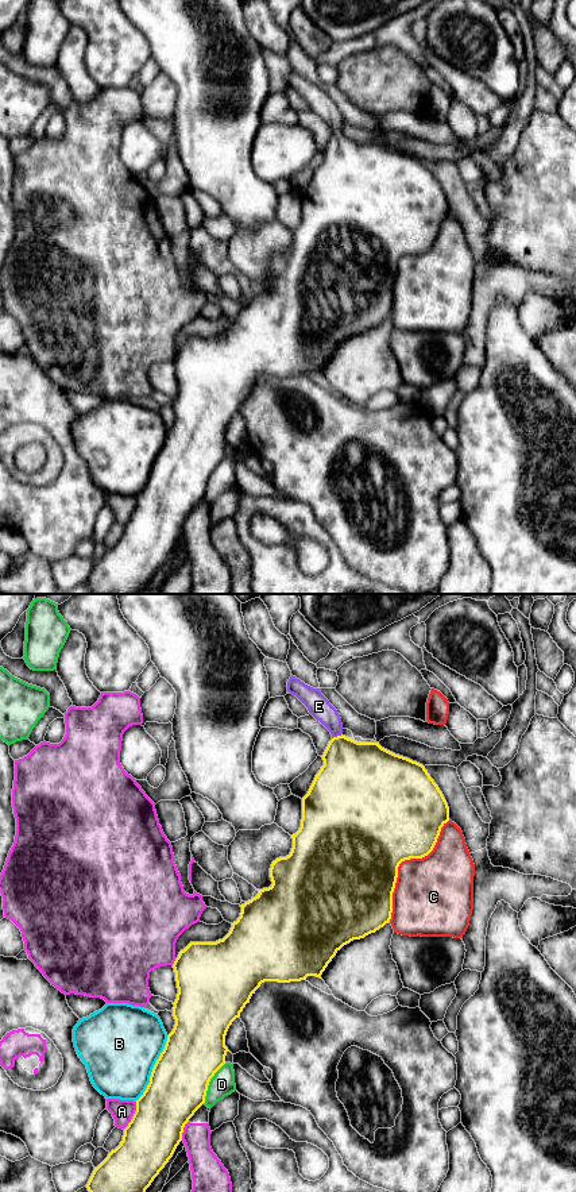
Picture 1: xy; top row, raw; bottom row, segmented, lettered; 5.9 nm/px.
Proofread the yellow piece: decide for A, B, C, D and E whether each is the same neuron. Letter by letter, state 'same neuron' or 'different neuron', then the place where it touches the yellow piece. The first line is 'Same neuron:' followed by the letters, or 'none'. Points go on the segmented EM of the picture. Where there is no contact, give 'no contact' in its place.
Same neuron: E
A: different neuron; contact xy (134, 1115)
B: different neuron; contact xy (153, 1068)
C: different neuron; contact xy (402, 860)
D: different neuron; contact xy (208, 1083)
E: same neuron; contact xy (337, 736)

